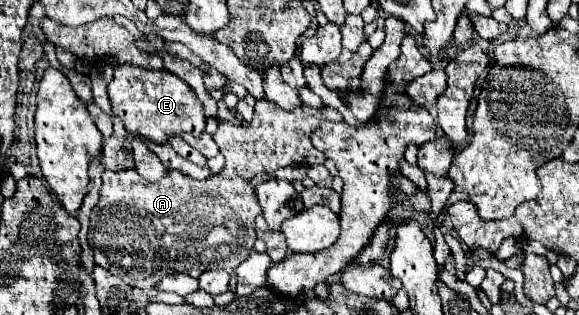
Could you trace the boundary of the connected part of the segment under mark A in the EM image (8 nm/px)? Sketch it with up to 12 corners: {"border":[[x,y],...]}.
{"border":[[256,101],[220,121],[208,181],[104,171],[88,231],[126,285],[234,271],[262,213],[250,179],[318,163],[334,107]]}

